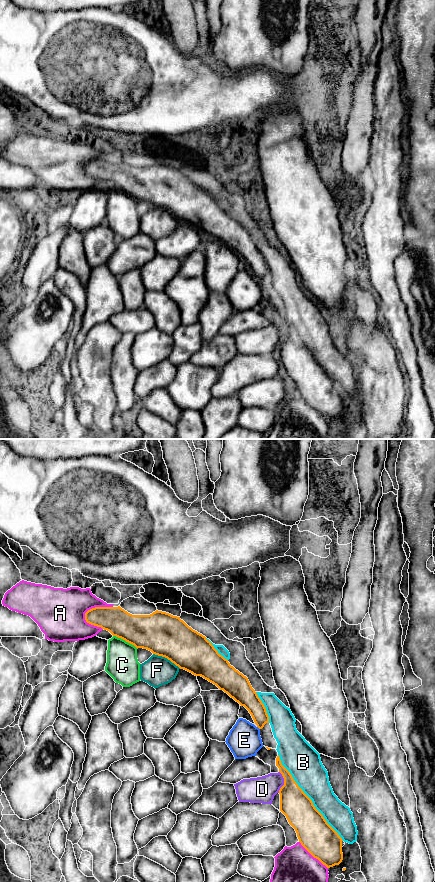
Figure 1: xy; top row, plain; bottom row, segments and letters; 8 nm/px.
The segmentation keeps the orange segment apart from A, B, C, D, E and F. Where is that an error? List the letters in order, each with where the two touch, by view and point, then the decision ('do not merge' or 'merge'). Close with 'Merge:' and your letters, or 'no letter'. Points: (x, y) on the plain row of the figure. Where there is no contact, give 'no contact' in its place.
A: contact xy (95, 159); do not merge
B: contact xy (308, 349); merge
C: contact xy (125, 192); do not merge
D: contact xy (284, 334); do not merge
E: contact xy (258, 279); do not merge
F: contact xy (167, 210); do not merge
Merge: B

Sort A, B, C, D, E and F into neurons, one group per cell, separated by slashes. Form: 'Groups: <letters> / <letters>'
Groups: A / B / C / D / E / F

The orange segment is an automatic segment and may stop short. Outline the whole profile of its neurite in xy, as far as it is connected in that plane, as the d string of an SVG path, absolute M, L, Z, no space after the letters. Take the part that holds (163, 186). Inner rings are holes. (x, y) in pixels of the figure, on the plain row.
M118 158L92 160L85 165L85 172L213 235L244 258L259 281L269 275L266 260L248 230L180 169L158 162L150 167L132 167Z

